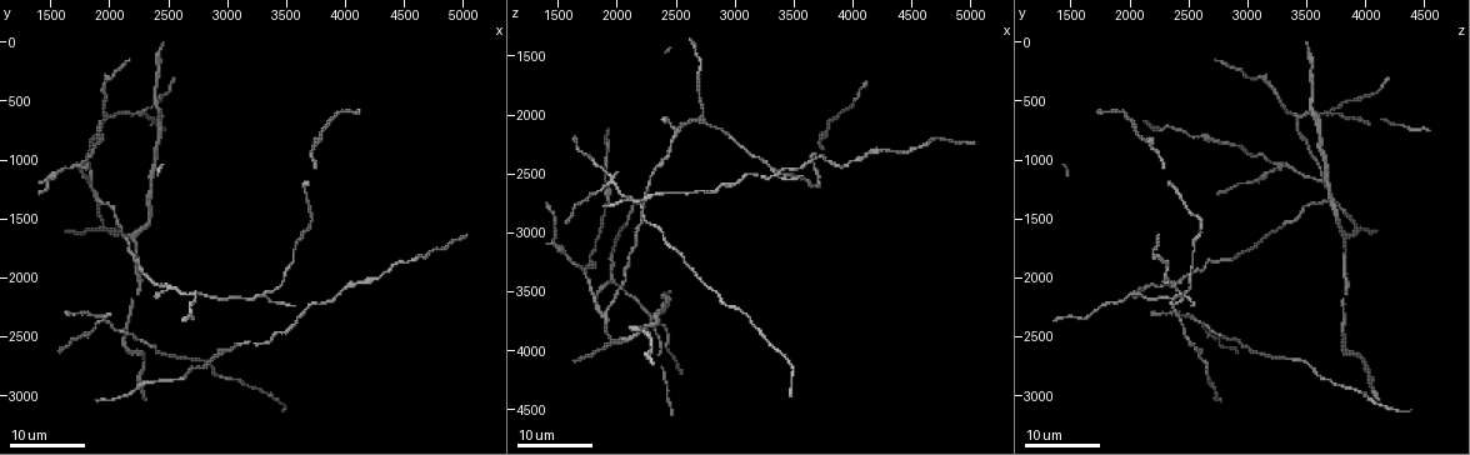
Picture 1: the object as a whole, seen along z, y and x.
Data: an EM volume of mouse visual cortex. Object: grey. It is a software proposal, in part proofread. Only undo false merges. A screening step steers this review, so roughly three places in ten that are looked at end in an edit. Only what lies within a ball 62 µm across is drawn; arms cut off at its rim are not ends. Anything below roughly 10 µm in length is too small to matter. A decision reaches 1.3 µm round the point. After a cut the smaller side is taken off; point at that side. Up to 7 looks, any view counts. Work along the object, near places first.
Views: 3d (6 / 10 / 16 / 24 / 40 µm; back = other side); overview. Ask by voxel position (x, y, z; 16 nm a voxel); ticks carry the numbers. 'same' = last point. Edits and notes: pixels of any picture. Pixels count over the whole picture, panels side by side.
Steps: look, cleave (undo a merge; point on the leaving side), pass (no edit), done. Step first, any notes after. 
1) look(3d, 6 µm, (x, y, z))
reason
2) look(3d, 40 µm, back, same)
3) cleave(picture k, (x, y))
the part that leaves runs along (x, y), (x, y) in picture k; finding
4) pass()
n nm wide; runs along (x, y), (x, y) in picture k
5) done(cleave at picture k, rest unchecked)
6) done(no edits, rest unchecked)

look(3d, 24 µm, (3780, 820, 2100))
thick turns thin

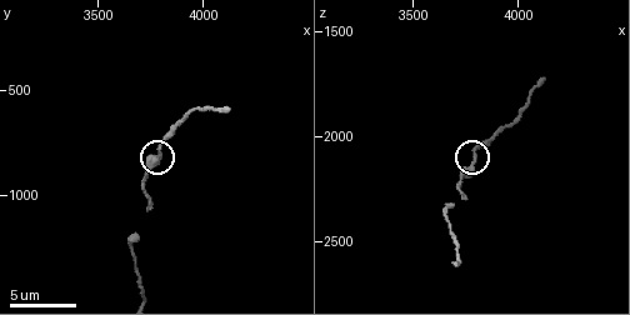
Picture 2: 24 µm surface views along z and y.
look(3d, 10 µm, (3790, 820, 2130))

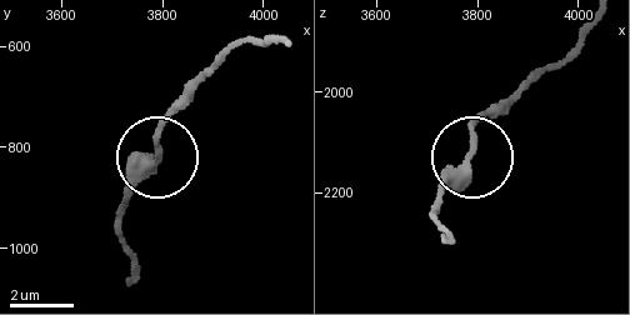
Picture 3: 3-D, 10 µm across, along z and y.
pass()
one neuron here

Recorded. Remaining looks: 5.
look(3d, 16 µm, (1820, 1180, 3640))
branch point

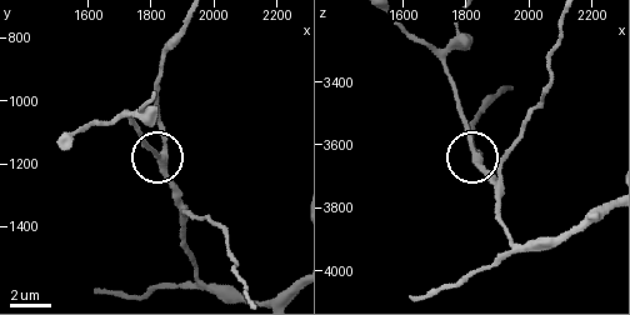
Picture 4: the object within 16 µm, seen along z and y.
look(3d, 6 µm, (1830, 1170, 3630))

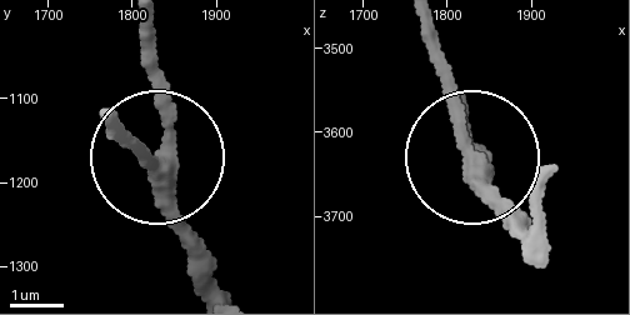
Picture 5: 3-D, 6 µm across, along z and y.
pass()
runs along (204, 290), (159, 141), (159, 39) in picture 5; one neuron here

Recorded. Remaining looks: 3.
look(3d, 16 µm, (2240, 1660, 3840))
three arms meet

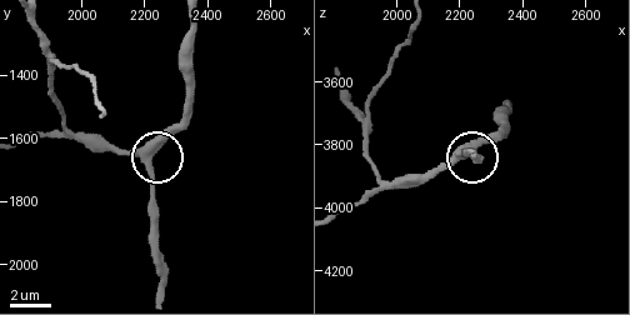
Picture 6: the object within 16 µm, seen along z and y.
look(3d, 6 µm, same)

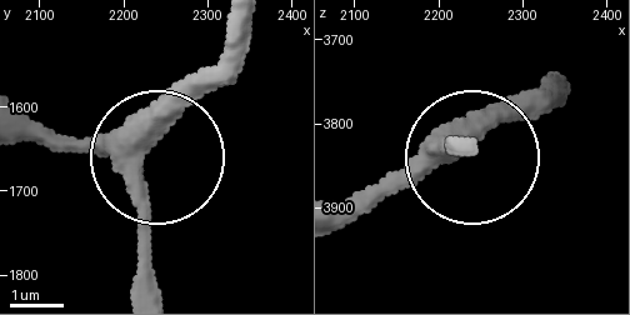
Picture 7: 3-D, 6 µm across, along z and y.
look(3d, 6 µm, back, same)

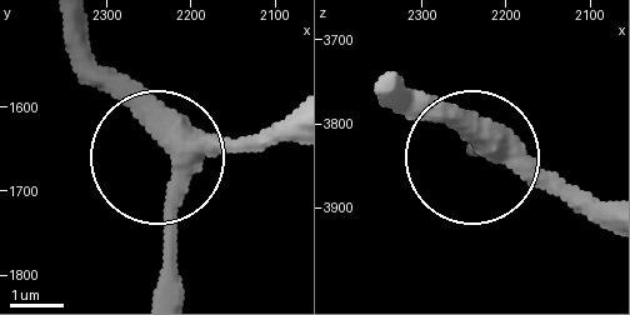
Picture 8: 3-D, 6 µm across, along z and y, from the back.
pass()
400 nm wide; runs along (285, 115), (173, 151), (178, 281) in picture 8; one neuron here

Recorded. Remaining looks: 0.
done(no edits, rest unchecked)

